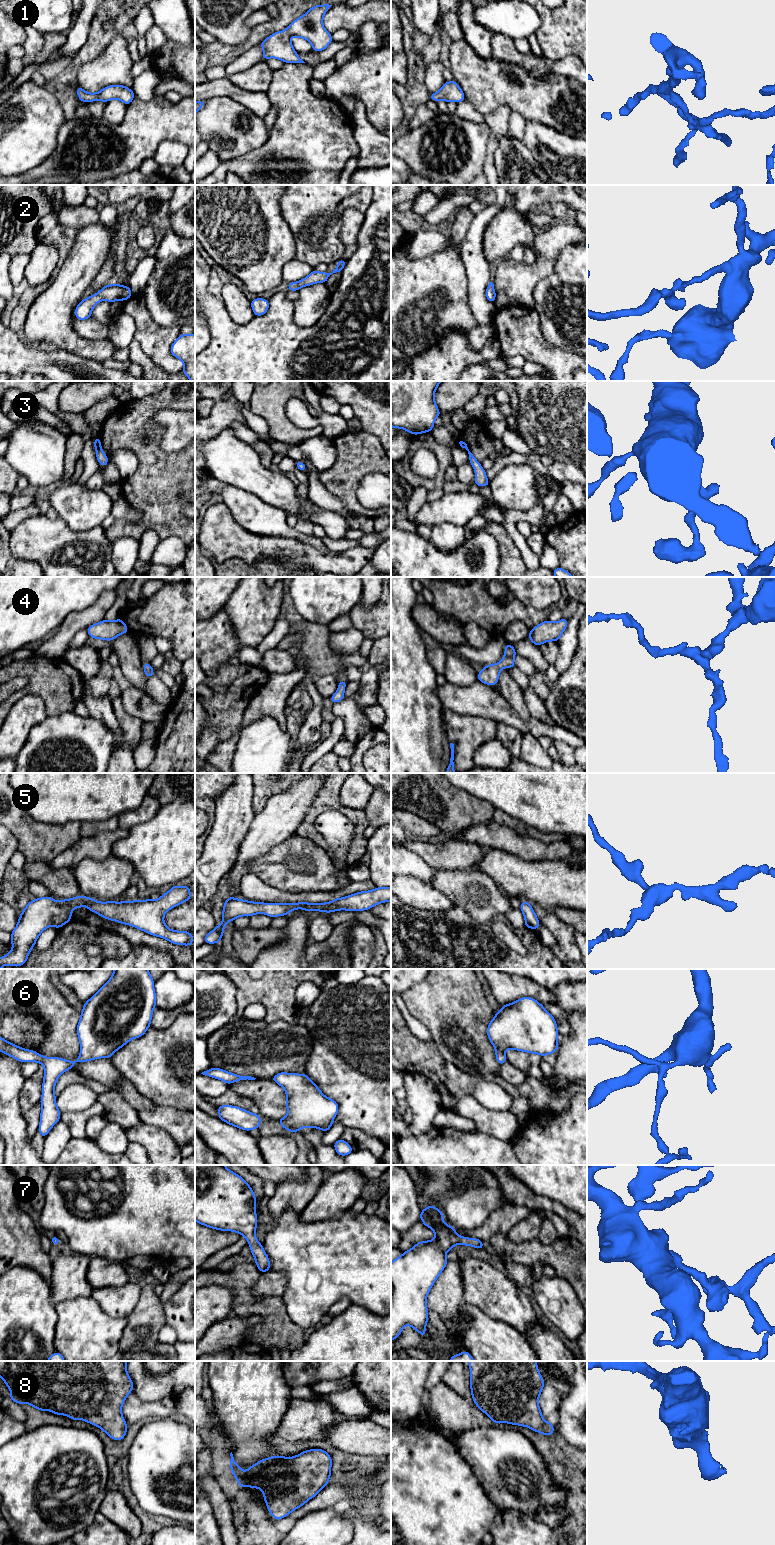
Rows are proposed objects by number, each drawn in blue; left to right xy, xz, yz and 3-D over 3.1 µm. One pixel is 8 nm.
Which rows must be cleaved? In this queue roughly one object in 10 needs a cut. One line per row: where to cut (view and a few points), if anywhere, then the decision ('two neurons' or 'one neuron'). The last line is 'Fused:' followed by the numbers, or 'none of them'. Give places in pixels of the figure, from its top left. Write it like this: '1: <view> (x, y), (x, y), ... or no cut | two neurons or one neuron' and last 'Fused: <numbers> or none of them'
1: no cut | one neuron
2: no cut | one neuron
3: no cut | one neuron
4: no cut | one neuron
5: no cut | one neuron
6: no cut | one neuron
7: no cut | one neuron
8: no cut | one neuron
Fused: none of them

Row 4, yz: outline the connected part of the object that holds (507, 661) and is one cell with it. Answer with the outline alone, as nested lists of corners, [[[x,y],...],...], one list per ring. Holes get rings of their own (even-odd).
[[[507,643],[505,645],[504,657],[499,663],[485,665],[477,674],[477,679],[486,685],[495,686],[498,683],[499,675],[502,668],[514,668],[514,657],[516,656],[515,648]]]

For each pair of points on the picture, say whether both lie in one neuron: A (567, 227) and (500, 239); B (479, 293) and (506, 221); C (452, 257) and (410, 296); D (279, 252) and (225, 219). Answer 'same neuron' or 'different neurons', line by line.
A: different neurons
B: different neurons
C: same neuron
D: same neuron

